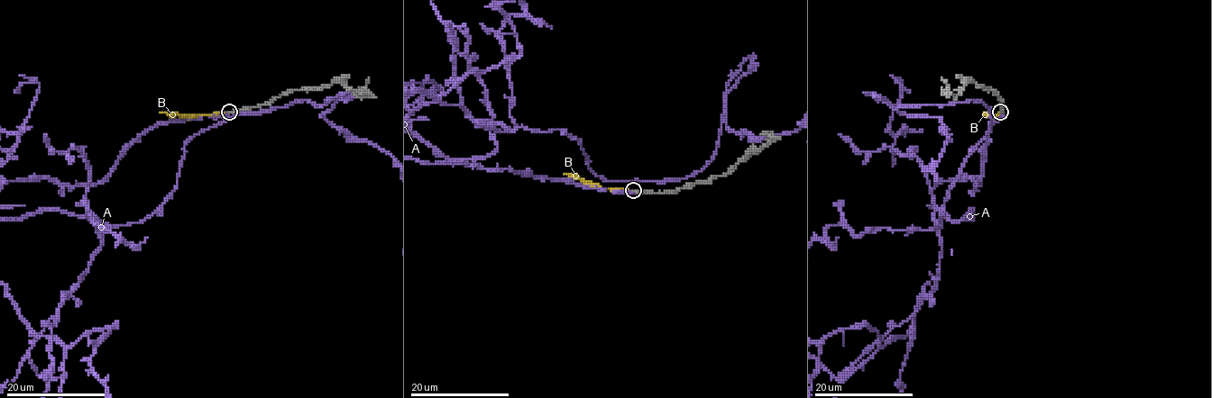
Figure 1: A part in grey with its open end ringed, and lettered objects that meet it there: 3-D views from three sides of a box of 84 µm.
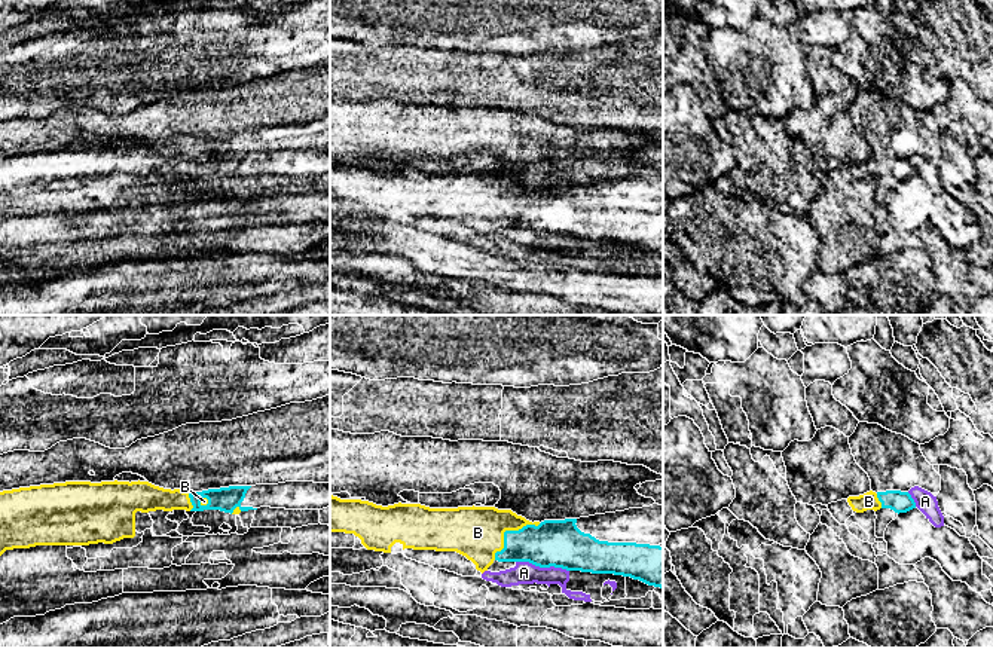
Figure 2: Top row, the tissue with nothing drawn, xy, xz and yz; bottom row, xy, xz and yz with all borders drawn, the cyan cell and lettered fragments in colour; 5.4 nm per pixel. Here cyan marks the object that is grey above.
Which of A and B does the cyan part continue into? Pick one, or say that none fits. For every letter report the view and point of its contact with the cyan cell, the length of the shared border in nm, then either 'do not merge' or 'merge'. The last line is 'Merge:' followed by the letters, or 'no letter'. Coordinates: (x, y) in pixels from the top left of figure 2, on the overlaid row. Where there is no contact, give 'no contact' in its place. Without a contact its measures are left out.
A: contact xz (543, 566); length 300 nm; do not merge
B: contact xz (507, 531); length 320 nm; merge
Merge: B

